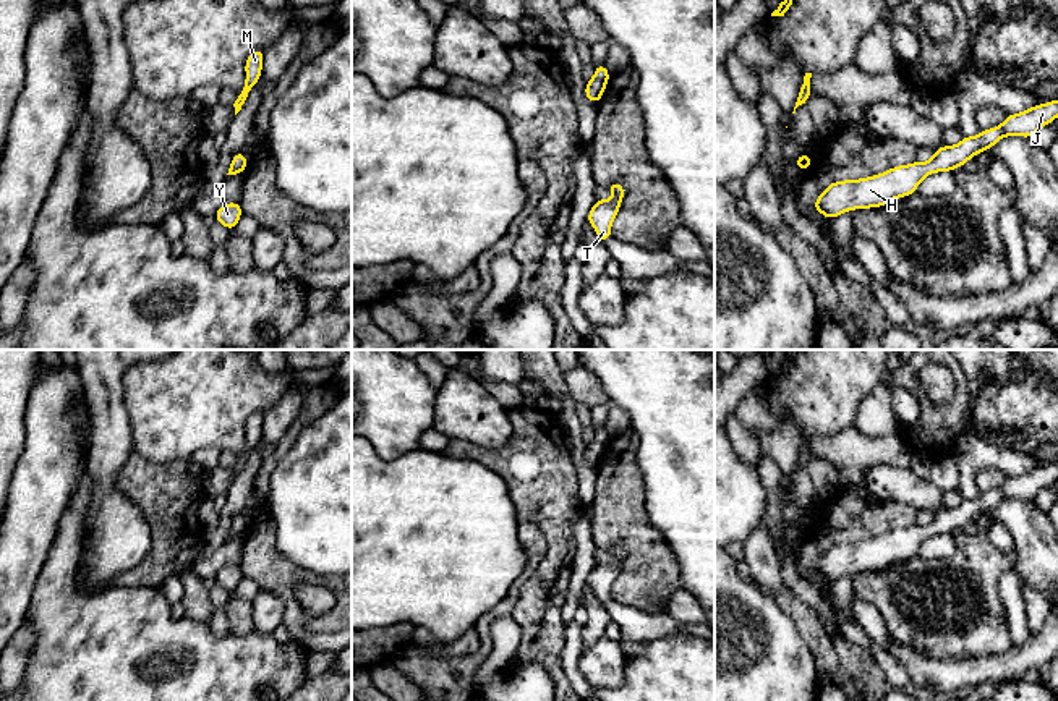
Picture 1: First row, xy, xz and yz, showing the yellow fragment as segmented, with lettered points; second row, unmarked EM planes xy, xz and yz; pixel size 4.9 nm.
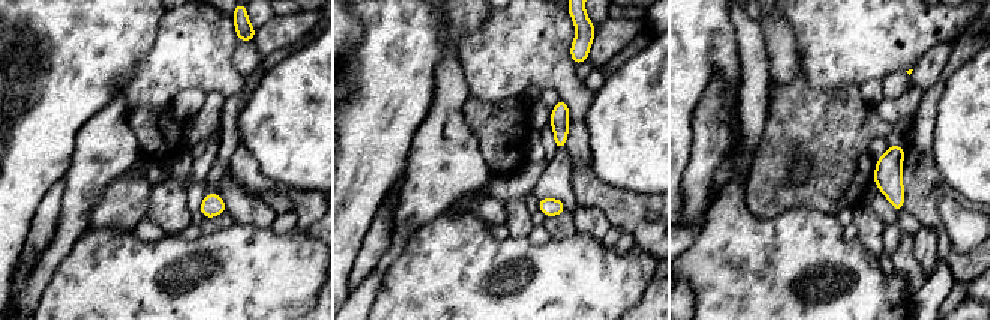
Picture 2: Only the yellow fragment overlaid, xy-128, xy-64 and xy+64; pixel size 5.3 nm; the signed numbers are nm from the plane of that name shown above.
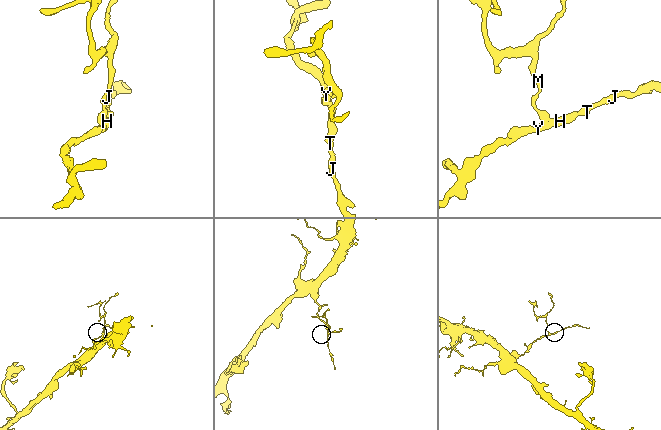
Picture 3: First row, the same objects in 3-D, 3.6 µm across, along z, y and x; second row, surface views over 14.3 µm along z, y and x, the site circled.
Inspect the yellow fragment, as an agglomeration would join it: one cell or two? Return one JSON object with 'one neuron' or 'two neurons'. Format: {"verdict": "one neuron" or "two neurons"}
{"verdict": "one neuron"}

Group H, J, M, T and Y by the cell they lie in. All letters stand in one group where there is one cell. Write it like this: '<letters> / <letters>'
H J M T Y

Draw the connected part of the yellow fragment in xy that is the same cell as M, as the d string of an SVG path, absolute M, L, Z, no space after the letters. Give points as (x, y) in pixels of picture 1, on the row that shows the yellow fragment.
M253 50L246 58L246 65L245 65L246 81L245 81L243 91L238 94L238 97L233 104L235 115L241 110L241 107L245 105L245 102L248 99L251 87L261 78L262 58L264 58L264 50Z

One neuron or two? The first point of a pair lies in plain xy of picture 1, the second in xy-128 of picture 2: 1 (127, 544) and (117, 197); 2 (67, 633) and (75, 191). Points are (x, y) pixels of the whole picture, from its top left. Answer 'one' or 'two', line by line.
1: two
2: two

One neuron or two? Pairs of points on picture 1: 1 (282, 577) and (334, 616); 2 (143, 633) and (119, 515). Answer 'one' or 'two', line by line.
1: one
2: two

